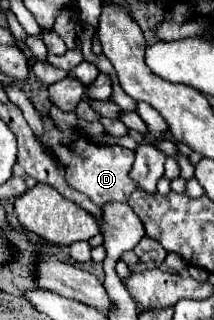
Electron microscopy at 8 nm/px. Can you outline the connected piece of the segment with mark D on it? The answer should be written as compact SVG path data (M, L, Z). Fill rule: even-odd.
M44 114L44 126L46 126L46 132L42 136L42 144L50 148L66 168L68 184L74 190L86 194L94 204L104 206L106 202L126 202L128 196L136 190L136 184L128 180L128 172L136 158L134 150L122 148L122 146L93 143L82 134L74 134L74 130L58 130L52 124L48 114Z

